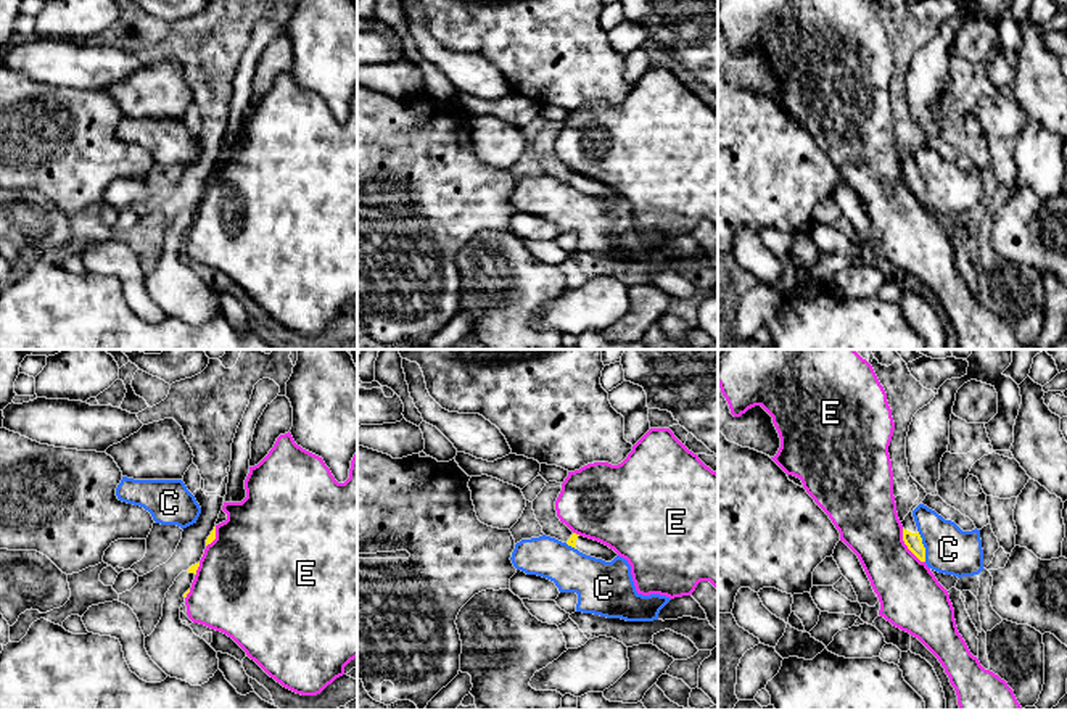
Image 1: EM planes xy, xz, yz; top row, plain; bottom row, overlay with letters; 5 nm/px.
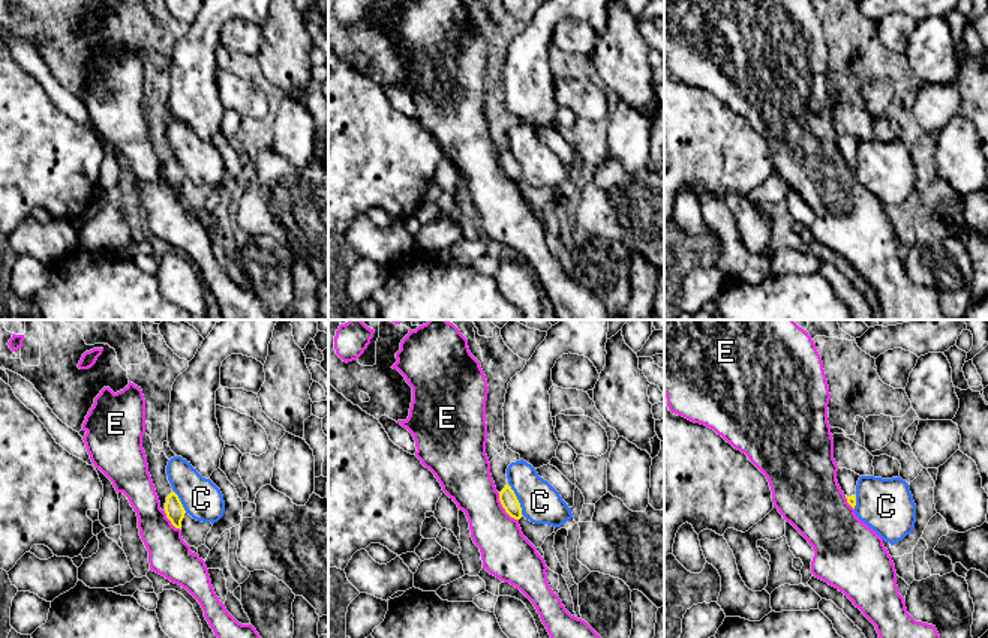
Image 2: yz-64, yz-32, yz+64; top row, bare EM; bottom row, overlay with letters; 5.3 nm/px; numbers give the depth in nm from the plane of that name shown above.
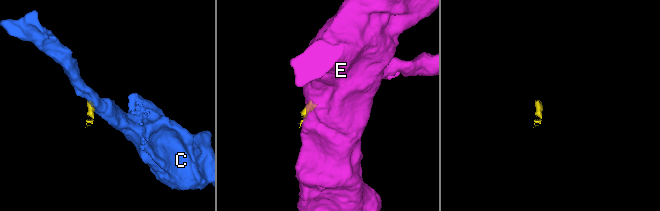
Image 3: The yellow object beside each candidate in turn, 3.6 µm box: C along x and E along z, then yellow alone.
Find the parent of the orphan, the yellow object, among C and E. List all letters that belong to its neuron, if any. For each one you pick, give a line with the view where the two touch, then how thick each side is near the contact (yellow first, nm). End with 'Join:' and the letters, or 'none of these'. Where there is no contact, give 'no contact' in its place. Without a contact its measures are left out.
Join: none of these

